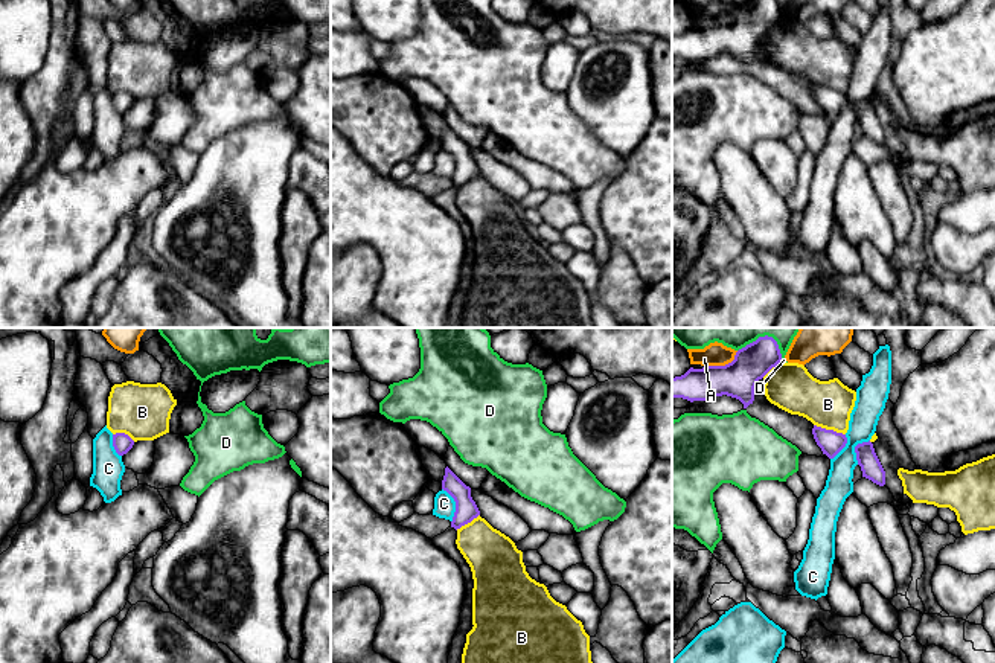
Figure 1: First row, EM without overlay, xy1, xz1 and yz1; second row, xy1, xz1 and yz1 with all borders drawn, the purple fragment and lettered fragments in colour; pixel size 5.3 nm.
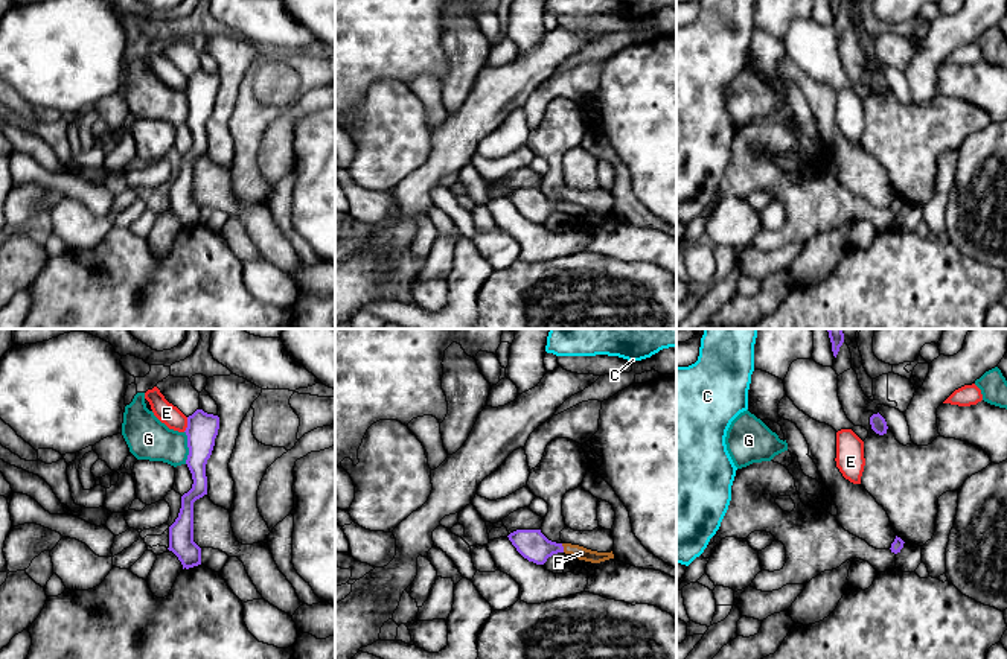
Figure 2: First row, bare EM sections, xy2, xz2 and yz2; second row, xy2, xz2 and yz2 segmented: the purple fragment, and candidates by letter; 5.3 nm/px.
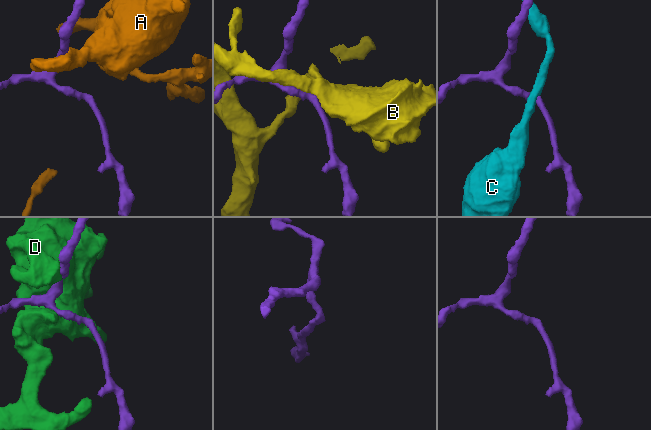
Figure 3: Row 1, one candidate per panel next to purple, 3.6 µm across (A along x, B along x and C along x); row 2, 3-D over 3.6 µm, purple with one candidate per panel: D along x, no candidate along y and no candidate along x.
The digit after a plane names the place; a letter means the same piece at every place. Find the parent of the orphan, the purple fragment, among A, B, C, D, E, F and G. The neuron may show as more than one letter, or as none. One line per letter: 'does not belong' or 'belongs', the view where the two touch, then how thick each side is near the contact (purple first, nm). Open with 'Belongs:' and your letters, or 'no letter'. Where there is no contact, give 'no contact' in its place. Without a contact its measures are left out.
Belongs: F
A: does not belong | yz1 | 190/120 nm
B: does not belong | yz1 | 130/260 nm
C: does not belong | xz1 | 120/110 nm
D: does not belong | yz1 | 190/60 nm
E: does not belong | xy2 | 160/110 nm
F: belongs | xz2 | 160/70 nm
G: does not belong | xy2 | 160/220 nm

